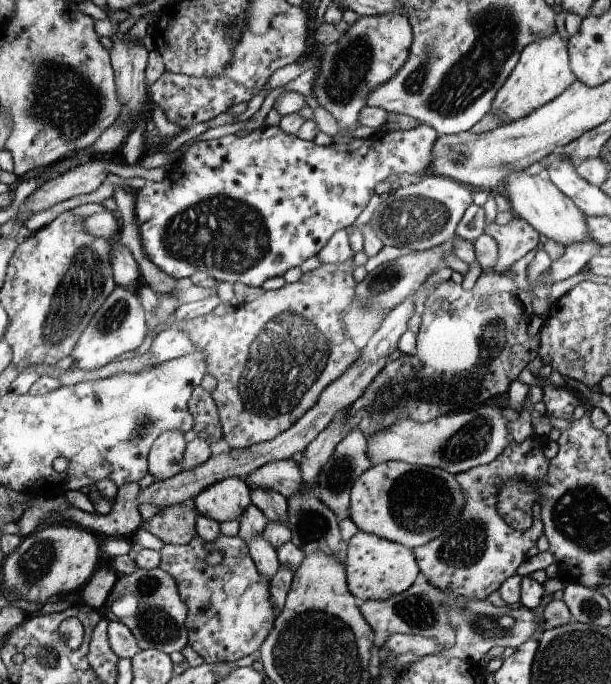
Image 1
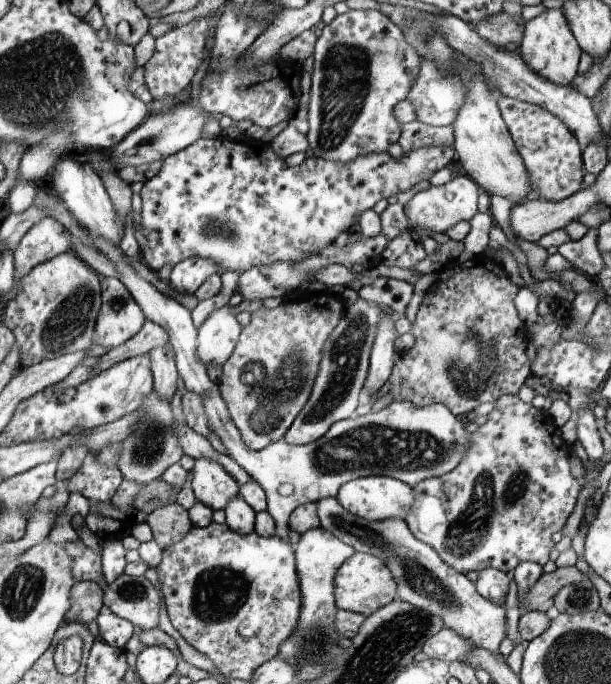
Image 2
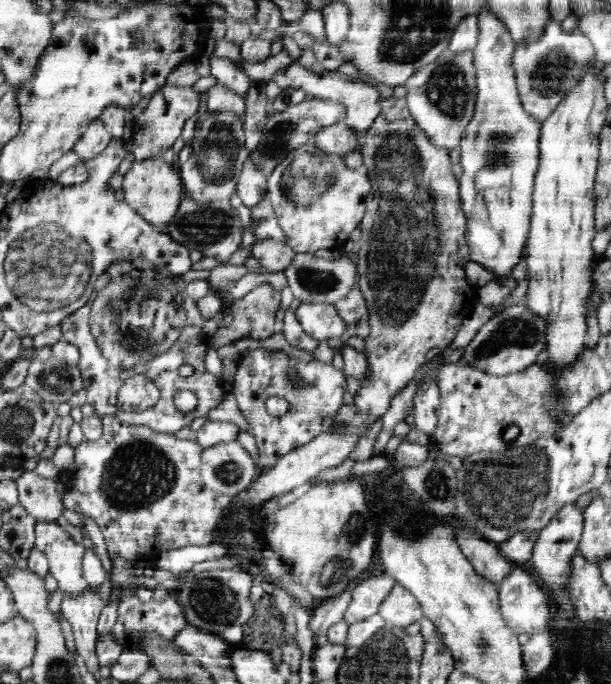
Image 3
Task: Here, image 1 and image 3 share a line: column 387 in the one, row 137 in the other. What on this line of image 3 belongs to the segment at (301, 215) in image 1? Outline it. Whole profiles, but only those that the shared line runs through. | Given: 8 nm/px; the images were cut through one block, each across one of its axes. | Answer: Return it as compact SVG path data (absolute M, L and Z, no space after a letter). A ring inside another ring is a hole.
M168 84L161 86L152 94L146 108L135 119L135 137L133 138L132 150L135 161L140 162L162 156L174 145L177 138L180 138L184 122L198 112L198 106L200 106L200 98L193 87L179 87L178 85Z

